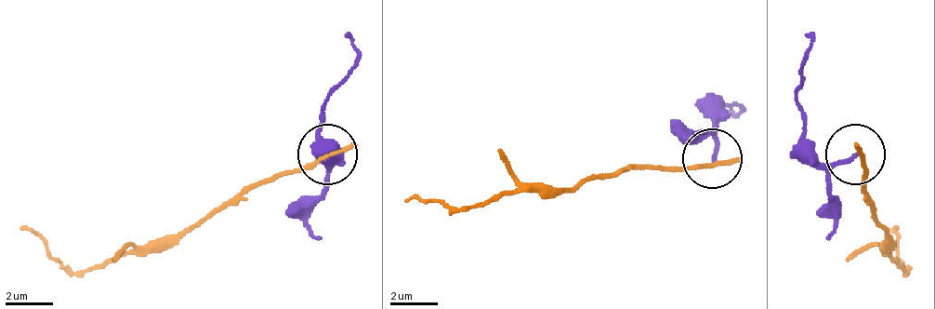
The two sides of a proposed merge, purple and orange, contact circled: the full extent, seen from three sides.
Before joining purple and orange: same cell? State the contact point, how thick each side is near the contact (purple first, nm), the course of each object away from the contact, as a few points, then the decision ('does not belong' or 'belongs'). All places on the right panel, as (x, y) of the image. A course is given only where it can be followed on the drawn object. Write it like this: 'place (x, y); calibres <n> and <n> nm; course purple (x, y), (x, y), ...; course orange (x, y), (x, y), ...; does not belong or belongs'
place (855, 154); calibres 170 and 240 nm; course purple (854, 155), (824, 162), (806, 138), (794, 89), (812, 30); course orange (860, 155), (866, 185), (884, 227), (884, 245), (902, 269), (908, 269), (896, 227); does not belong

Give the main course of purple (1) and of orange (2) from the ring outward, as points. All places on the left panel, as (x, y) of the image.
1: (326, 155), (332, 162), (320, 138), (332, 89), (349, 72), (349, 30)
2: (326, 155), (243, 185), (189, 227), (129, 245), (87, 269), (69, 269), (21, 227)

